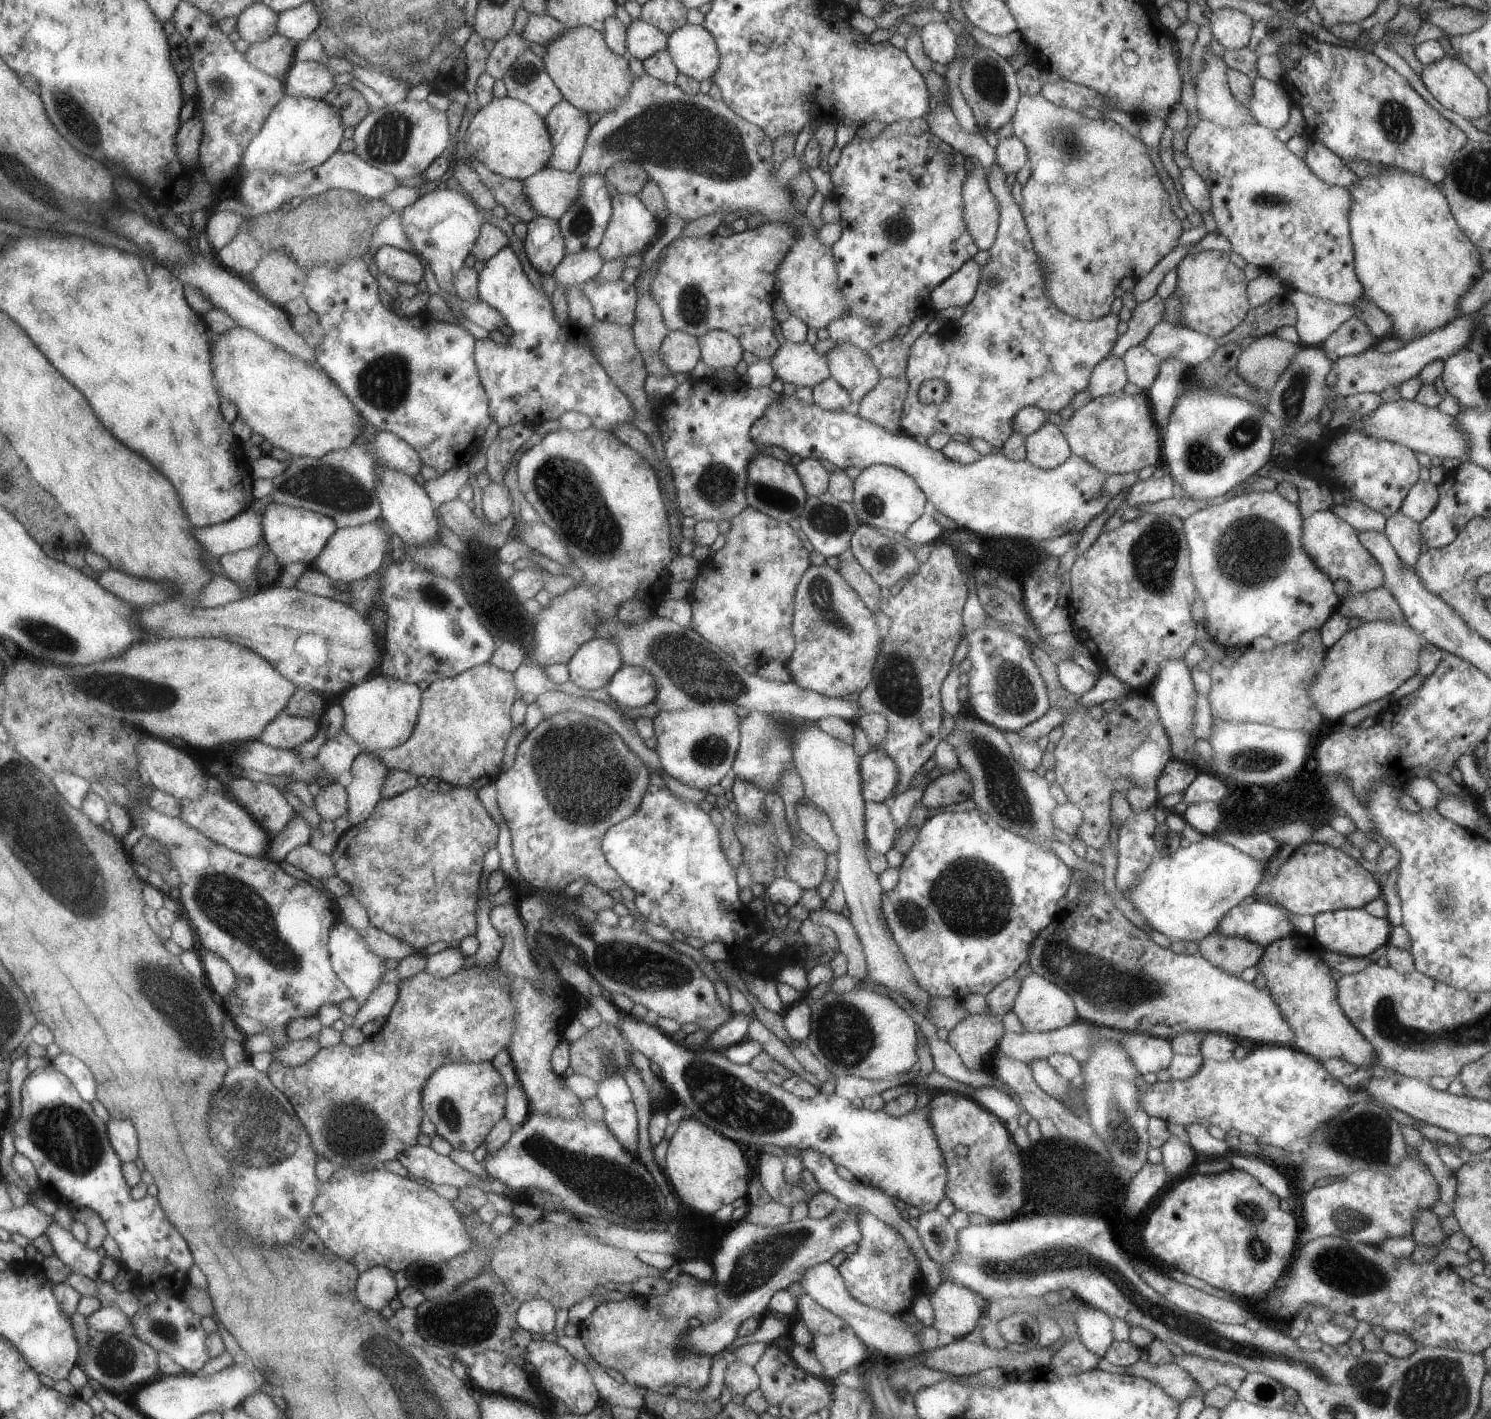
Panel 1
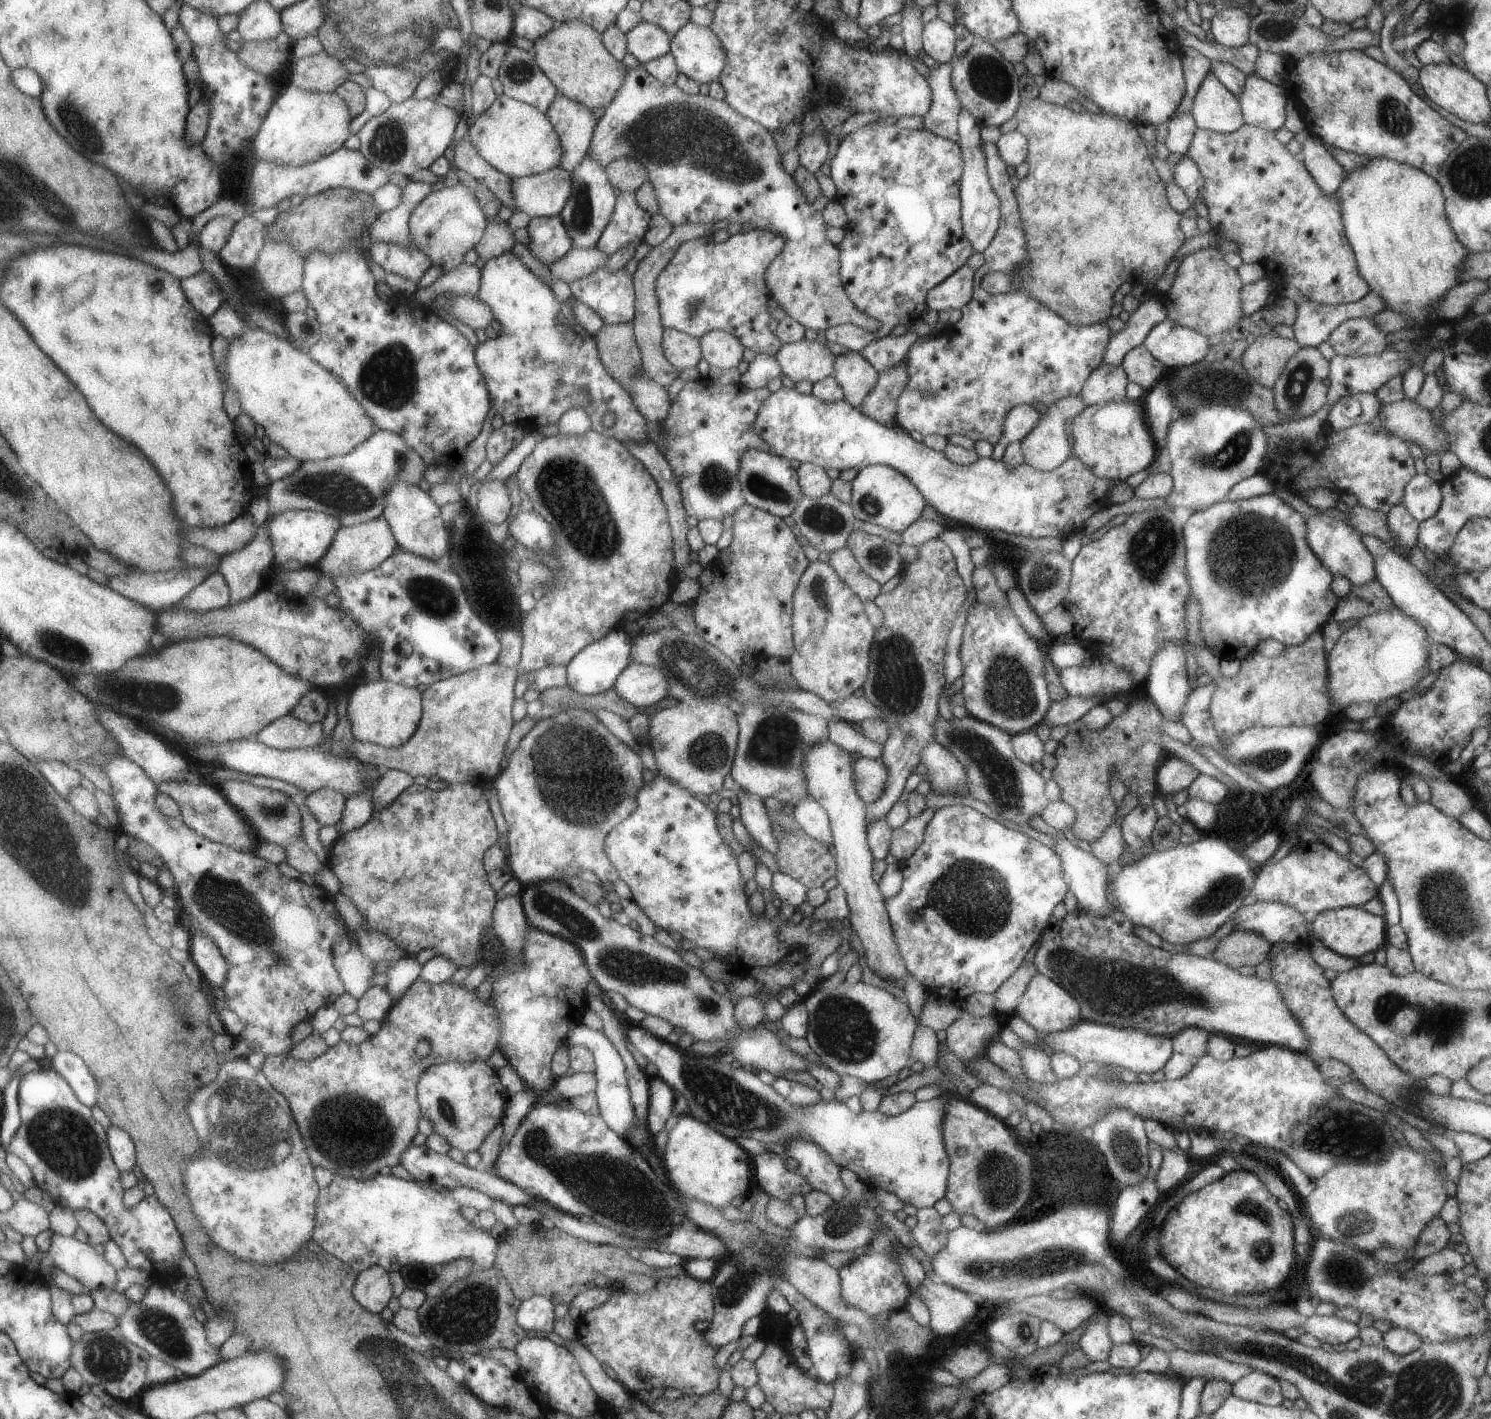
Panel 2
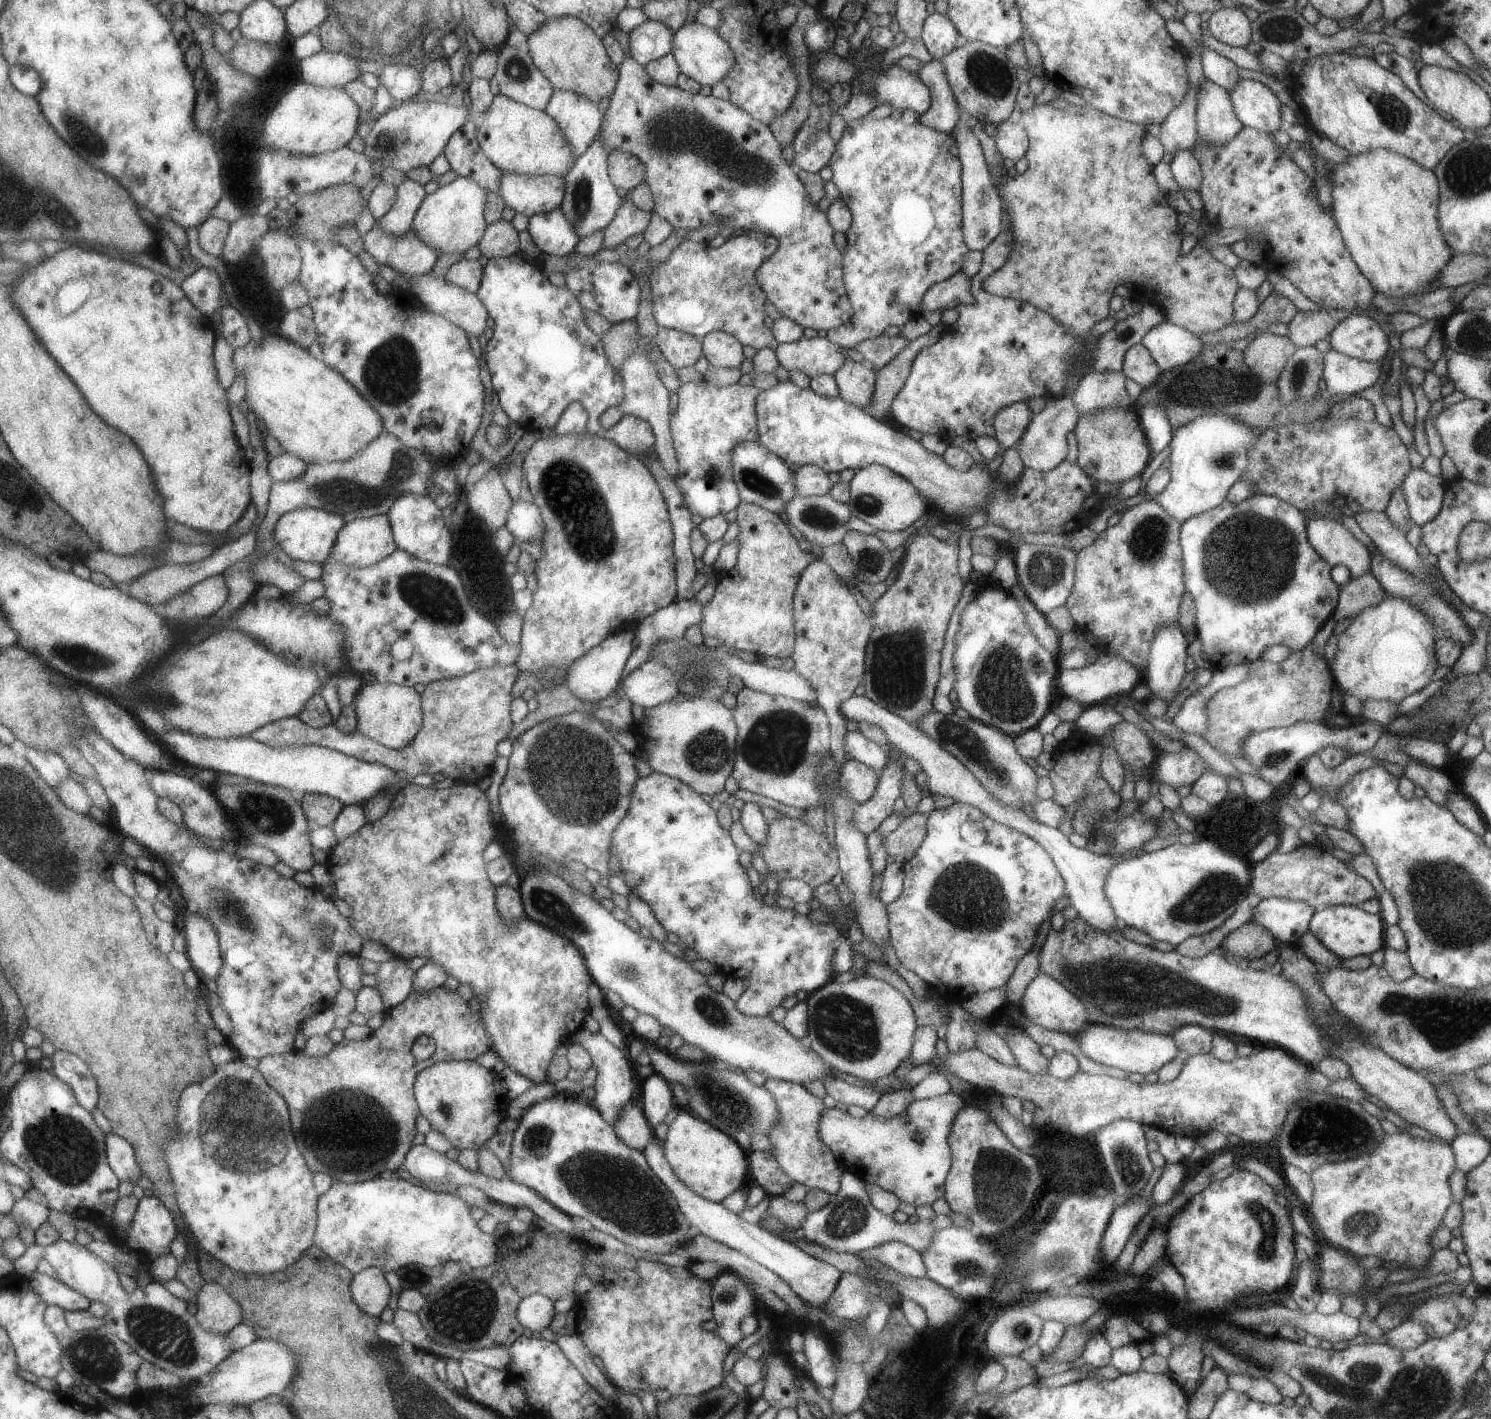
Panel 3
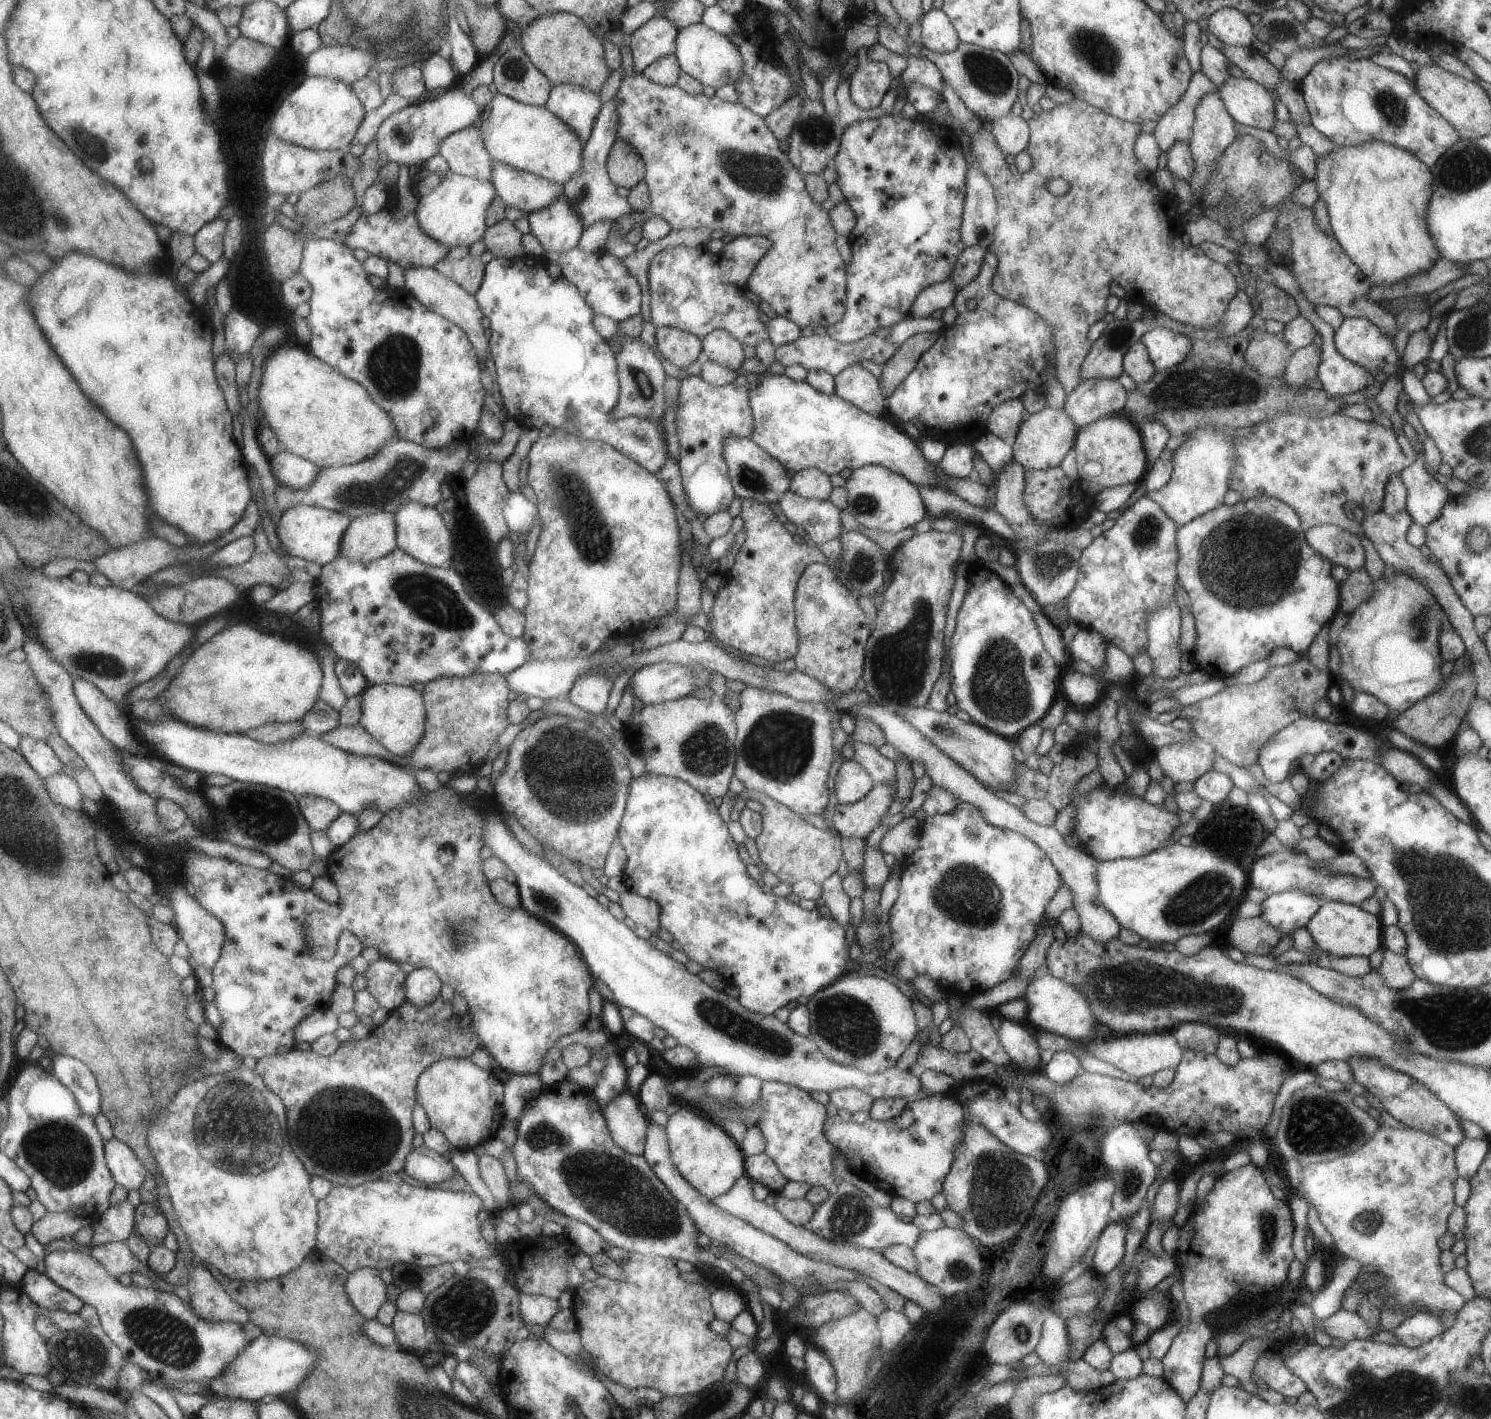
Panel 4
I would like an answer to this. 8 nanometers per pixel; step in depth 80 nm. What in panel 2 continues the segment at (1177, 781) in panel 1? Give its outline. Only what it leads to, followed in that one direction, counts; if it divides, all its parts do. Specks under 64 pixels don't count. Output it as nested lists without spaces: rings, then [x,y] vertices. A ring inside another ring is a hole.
[[[1168,755],[1157,770],[1157,790],[1164,796],[1188,788],[1200,773],[1189,762],[1175,755]]]

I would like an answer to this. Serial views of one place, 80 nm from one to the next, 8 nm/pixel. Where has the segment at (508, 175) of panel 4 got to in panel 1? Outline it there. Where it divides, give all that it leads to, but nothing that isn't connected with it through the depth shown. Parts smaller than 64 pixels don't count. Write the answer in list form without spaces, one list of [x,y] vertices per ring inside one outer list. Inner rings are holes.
[[[550,166],[523,181],[526,196],[539,216],[559,220],[578,198],[580,174],[556,170]]]

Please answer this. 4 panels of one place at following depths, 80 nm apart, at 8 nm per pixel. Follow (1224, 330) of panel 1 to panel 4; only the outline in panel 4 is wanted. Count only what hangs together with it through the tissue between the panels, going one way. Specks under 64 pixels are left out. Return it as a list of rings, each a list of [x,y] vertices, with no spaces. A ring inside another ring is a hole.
[[[1075,99],[1069,103],[1062,103],[1053,109],[1042,111],[1040,114],[1036,113],[1027,121],[1029,124],[1029,145],[1027,149],[1033,163],[1030,170],[1025,173],[1012,174],[1009,171],[1009,164],[1006,163],[1005,154],[998,146],[993,132],[989,132],[984,128],[980,129],[976,135],[971,136],[972,152],[984,174],[990,179],[997,200],[998,224],[996,225],[995,237],[988,248],[995,252],[999,260],[996,274],[991,280],[993,291],[1002,298],[1013,300],[1031,308],[1053,328],[1053,339],[1056,347],[1054,360],[1055,373],[1058,382],[1060,382],[1065,390],[1065,394],[1068,396],[1082,382],[1081,368],[1086,355],[1090,352],[1093,345],[1093,342],[1088,339],[1088,330],[1090,330],[1094,323],[1107,318],[1107,299],[1110,296],[1110,284],[1112,282],[1118,282],[1129,293],[1138,290],[1138,293],[1144,294],[1144,304],[1148,304],[1147,306],[1156,313],[1162,313],[1175,321],[1181,322],[1182,325],[1190,325],[1195,329],[1212,329],[1216,327],[1226,312],[1230,301],[1239,290],[1238,281],[1234,274],[1231,273],[1231,270],[1228,269],[1228,265],[1213,261],[1199,246],[1187,247],[1182,243],[1181,235],[1184,230],[1182,214],[1178,212],[1178,208],[1171,201],[1171,198],[1166,196],[1156,186],[1153,173],[1137,161],[1134,147],[1136,139],[1143,132],[1141,125],[1122,120],[1111,114],[1106,114],[1103,110],[1080,99]],[[1054,178],[1063,178],[1070,184],[1070,190],[1064,196],[1054,196],[1054,194],[1048,191],[1046,184]]]

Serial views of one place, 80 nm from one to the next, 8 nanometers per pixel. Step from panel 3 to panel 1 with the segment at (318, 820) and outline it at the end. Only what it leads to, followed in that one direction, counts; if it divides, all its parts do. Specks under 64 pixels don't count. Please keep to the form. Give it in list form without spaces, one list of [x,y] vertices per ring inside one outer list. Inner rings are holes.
[[[334,782],[314,791],[314,808],[321,820],[336,821],[348,811],[348,796],[344,786]]]

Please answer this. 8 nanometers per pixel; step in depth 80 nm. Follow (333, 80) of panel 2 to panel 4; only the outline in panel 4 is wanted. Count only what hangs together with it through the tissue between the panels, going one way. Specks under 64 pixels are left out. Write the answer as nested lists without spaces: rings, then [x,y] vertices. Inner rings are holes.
[[[336,45],[322,46],[305,60],[305,72],[308,77],[328,77],[350,85],[367,76],[376,58],[370,50]]]

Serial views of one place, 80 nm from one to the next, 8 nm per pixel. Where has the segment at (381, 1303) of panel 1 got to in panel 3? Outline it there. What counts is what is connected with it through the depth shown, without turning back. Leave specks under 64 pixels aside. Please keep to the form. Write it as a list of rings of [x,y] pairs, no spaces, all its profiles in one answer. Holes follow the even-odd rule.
[[[368,1267],[357,1272],[350,1285],[356,1304],[373,1317],[379,1317],[390,1302],[390,1286],[384,1274],[378,1267]]]

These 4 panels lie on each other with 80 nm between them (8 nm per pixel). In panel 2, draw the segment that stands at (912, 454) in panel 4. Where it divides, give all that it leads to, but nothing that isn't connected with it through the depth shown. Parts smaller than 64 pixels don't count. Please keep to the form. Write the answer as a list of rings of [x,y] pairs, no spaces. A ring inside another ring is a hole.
[[[784,386],[763,402],[753,429],[771,446],[774,454],[783,456],[787,461],[814,463],[825,470],[837,468],[839,471],[851,468],[862,470],[870,465],[891,466],[899,473],[905,474],[924,495],[927,504],[933,506],[942,516],[951,522],[964,524],[964,528],[982,532],[1001,530],[1008,534],[1021,534],[1032,538],[1052,536],[1066,539],[1069,534],[1083,532],[1084,522],[1110,503],[1113,487],[1118,482],[1106,477],[1097,477],[1076,454],[1072,454],[1066,462],[1051,471],[1035,469],[1026,462],[1012,469],[1006,466],[1003,460],[994,457],[979,457],[974,464],[959,465],[952,462],[942,451],[914,440],[902,427],[884,426],[862,414],[859,408],[853,407],[846,400],[827,403],[813,394],[804,395],[796,389]]]

